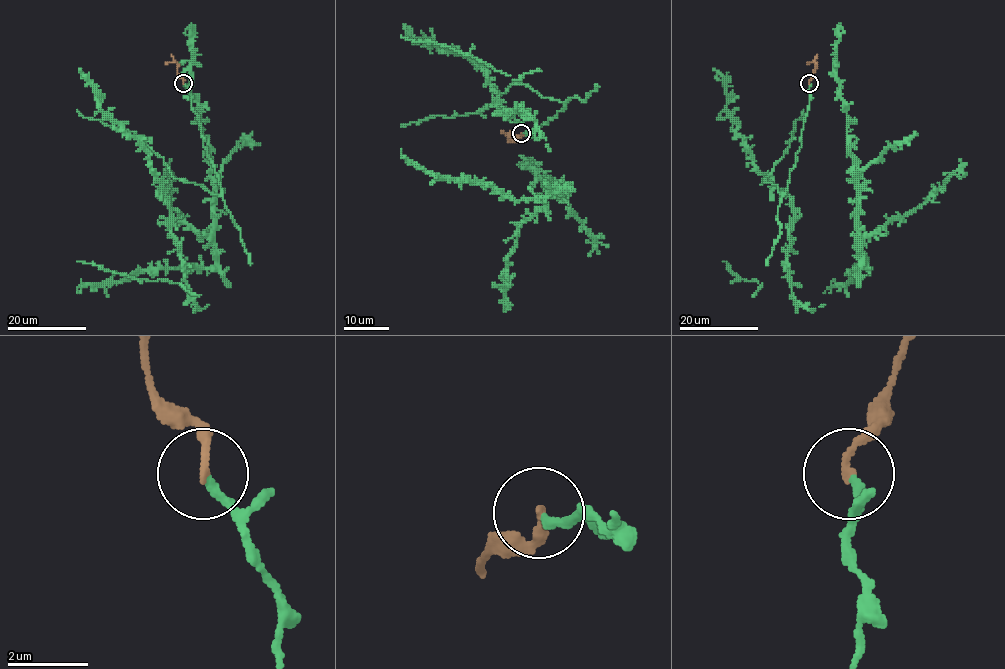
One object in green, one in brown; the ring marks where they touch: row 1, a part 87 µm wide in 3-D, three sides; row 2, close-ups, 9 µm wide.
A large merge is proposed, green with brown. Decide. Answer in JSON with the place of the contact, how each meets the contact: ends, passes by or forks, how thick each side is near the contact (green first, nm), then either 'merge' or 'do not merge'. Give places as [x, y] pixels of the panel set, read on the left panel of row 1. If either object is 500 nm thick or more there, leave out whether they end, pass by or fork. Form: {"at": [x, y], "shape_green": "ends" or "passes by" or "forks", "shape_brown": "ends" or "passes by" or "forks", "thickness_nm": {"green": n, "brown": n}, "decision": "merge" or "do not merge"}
{"at": [183, 83], "shape_green": "ends", "shape_brown": "ends", "thickness_nm": {"green": 240, "brown": 190}, "decision": "merge"}

